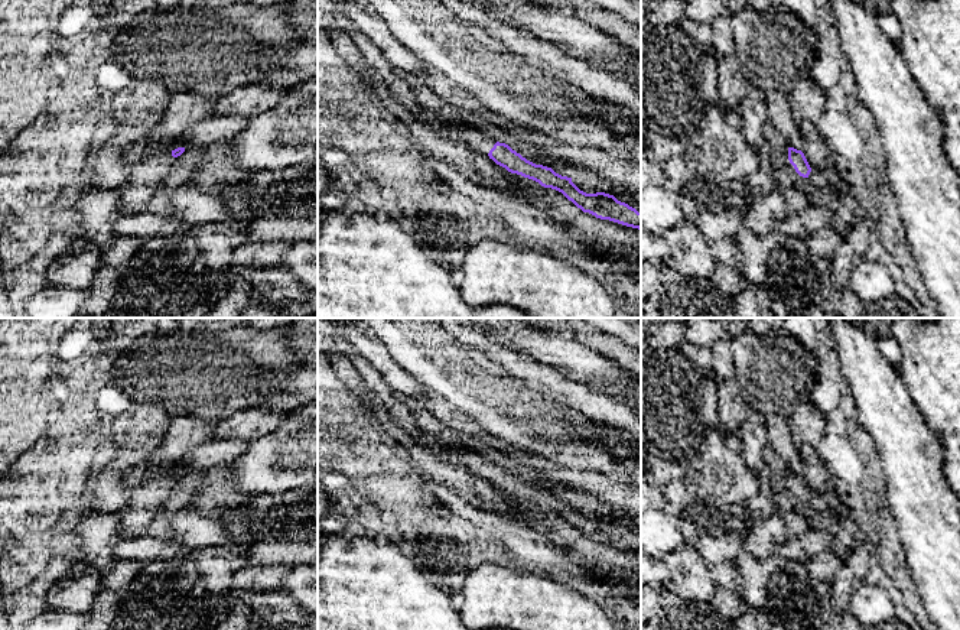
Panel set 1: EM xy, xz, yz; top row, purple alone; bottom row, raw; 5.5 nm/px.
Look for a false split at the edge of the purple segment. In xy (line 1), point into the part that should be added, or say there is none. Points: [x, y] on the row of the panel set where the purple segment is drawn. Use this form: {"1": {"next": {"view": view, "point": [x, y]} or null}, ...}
{"1": {"next": null}}

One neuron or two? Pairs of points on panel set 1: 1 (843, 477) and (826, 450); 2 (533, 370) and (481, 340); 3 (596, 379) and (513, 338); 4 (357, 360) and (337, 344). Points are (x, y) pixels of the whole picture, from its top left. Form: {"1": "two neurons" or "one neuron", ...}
{"1": "two neurons", "2": "one neuron", "3": "one neuron", "4": "one neuron"}

